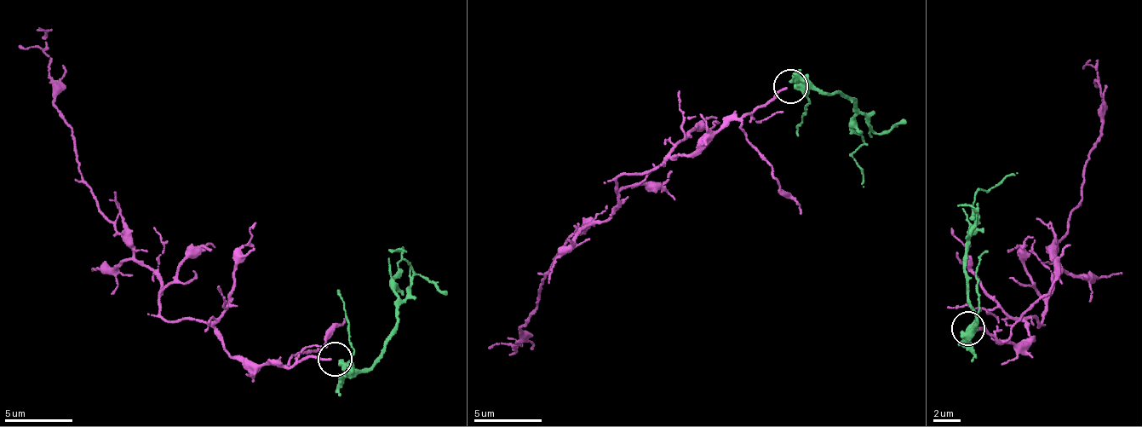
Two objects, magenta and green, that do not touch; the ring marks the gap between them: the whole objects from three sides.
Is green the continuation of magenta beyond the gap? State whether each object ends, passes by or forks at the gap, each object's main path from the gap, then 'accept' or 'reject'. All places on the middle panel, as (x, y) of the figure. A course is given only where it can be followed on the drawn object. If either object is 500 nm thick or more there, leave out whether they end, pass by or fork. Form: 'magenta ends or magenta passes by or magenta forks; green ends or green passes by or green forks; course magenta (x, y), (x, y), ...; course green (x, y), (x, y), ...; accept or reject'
magenta ends; green ends; course magenta (788, 85), (727, 118), (691, 155), (679, 153), (616, 181), (618, 207), (559, 250), (518, 347), (507, 338); course green (794, 85), (854, 99), (856, 118), (853, 129), (861, 137), (855, 151), (863, 187); reject

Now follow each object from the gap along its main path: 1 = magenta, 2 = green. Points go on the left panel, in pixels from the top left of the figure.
1: (332, 359), (254, 365), (210, 326), (160, 316), (161, 279), (77, 168), (54, 104), (48, 34), (37, 31)
2: (339, 359), (356, 370), (366, 368), (396, 323), (397, 284), (393, 277), (400, 255), (394, 250), (403, 250)

